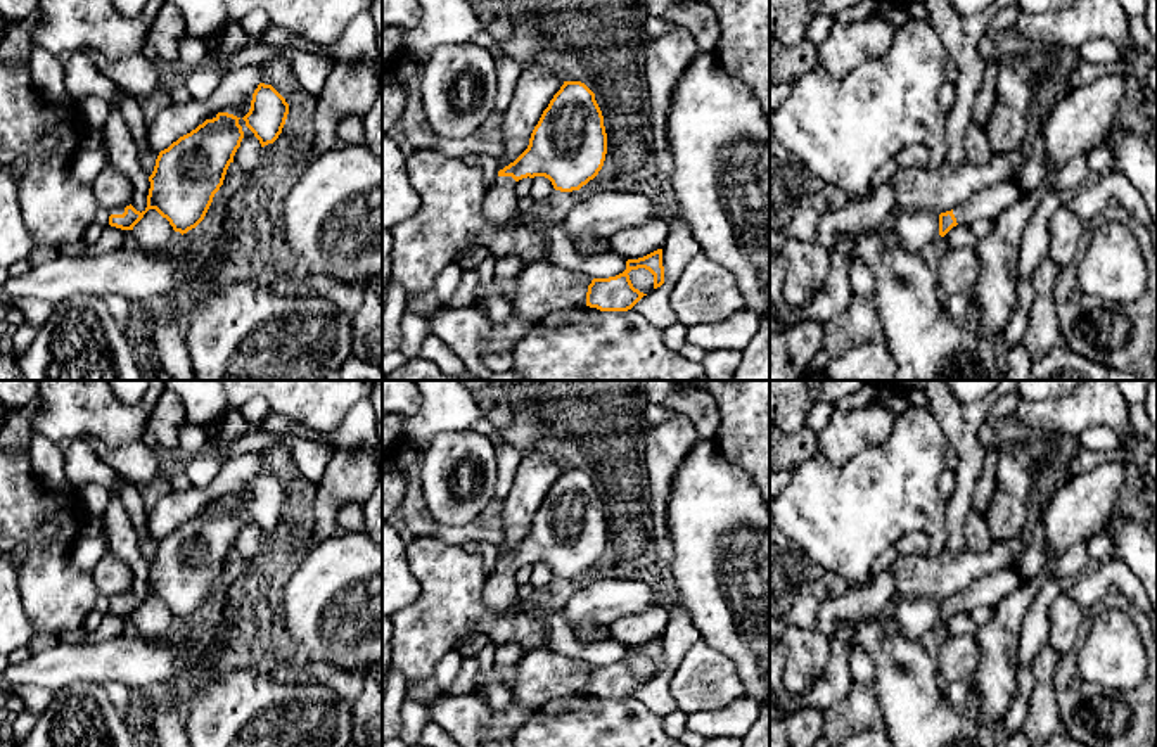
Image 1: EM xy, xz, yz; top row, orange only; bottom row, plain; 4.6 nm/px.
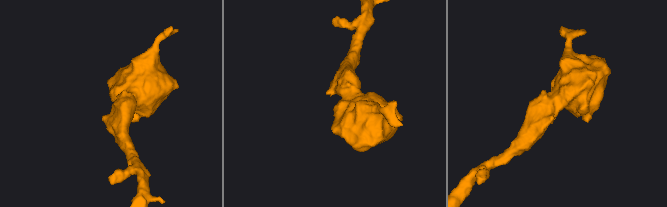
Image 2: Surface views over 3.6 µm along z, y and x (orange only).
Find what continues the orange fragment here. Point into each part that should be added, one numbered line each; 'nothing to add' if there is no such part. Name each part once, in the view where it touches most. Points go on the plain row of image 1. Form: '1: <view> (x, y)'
1: xz (500, 592)

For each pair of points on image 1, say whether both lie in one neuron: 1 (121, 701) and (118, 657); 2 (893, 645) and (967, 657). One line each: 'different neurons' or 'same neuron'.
1: different neurons
2: different neurons

